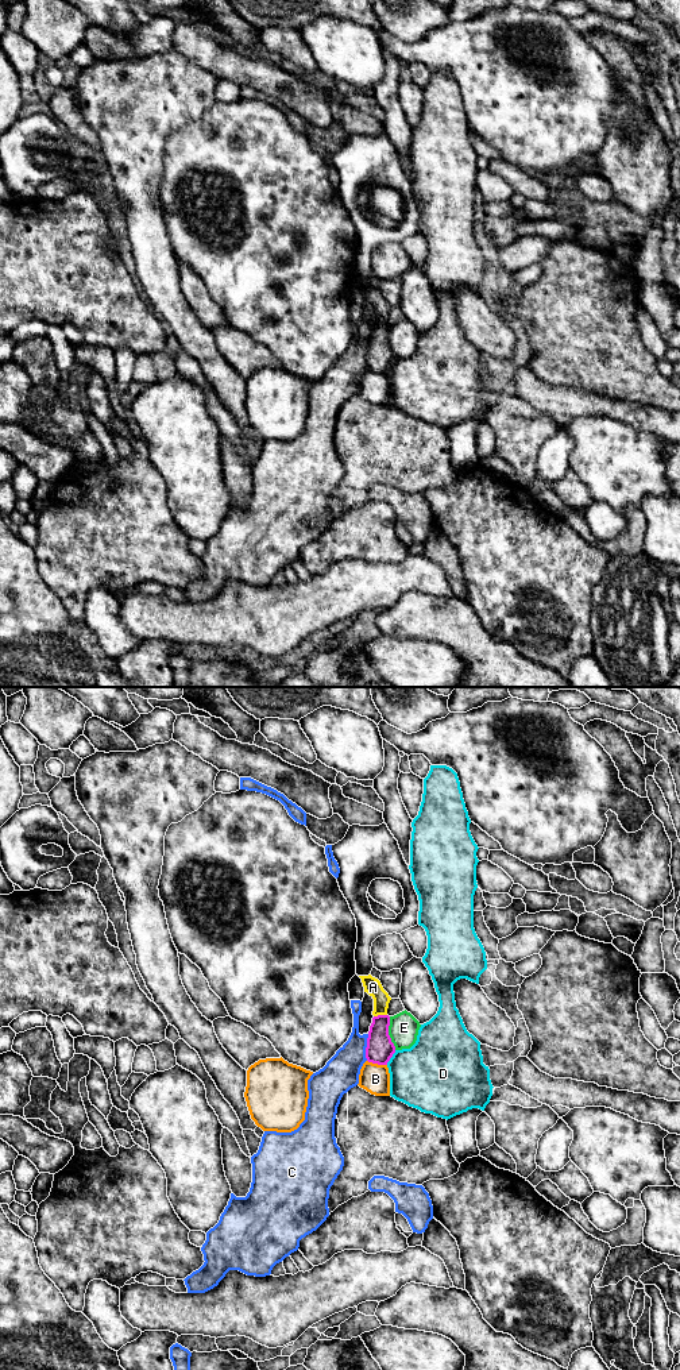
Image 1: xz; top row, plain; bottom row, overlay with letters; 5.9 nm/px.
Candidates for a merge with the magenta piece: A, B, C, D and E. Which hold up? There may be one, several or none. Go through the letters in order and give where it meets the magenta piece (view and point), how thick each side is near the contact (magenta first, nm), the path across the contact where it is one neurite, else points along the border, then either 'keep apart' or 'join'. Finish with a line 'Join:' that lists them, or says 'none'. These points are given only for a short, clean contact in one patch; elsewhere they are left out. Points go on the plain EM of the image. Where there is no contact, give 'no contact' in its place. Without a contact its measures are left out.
A: meets magenta in xz at (379, 324); 160 nm thick on the magenta side, 100 nm on the other; runs through xz (379, 358), (379, 324), (379, 304), (373, 296); join
B: meets magenta in xz at (377, 371); 160 nm thick on the magenta side, 180 nm on the other; keep apart
C: meets magenta in xz at (366, 357); 160 nm thick on the magenta side, 220 nm on the other; keep apart
D: meets magenta in xz at (391, 365); 160 nm thick on the magenta side, 400 nm on the other; keep apart
E: meets magenta in xz at (387, 342); 160 nm thick on the magenta side, 180 nm on the other; keep apart
Join: A

